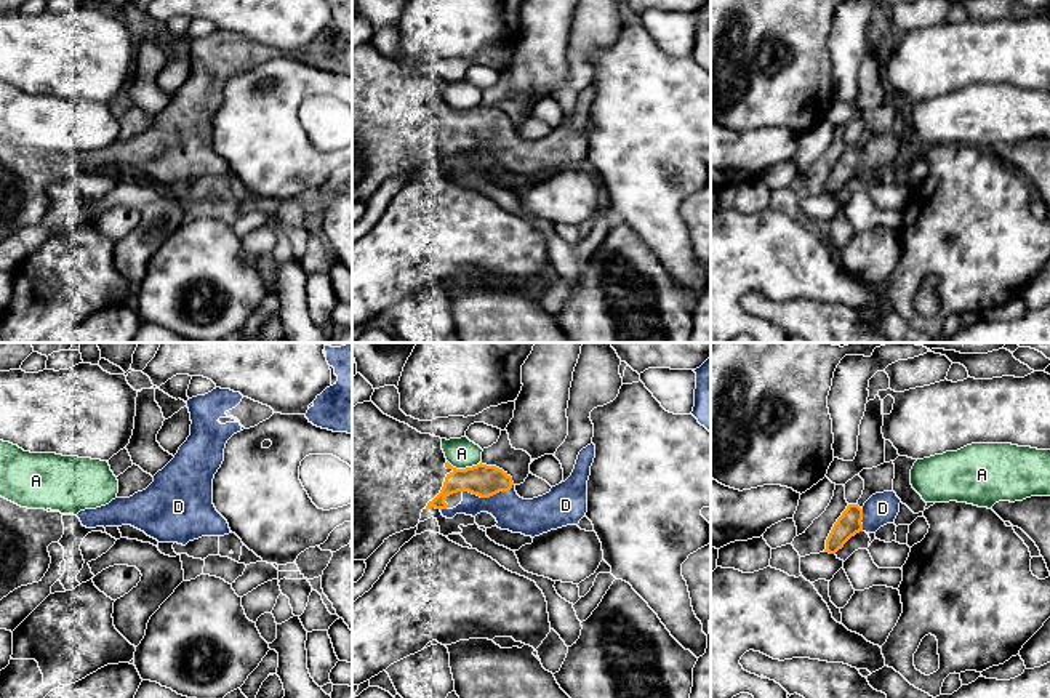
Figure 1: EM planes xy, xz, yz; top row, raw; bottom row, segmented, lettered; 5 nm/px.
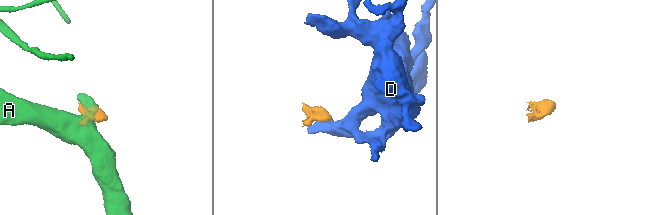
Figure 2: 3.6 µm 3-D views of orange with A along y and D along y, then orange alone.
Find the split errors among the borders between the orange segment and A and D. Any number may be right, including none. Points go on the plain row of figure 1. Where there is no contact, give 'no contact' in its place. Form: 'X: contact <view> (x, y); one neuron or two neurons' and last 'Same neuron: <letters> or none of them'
A: contact xz (466, 109); two neurons
D: contact xz (488, 138); one neuron
Same neuron: D

